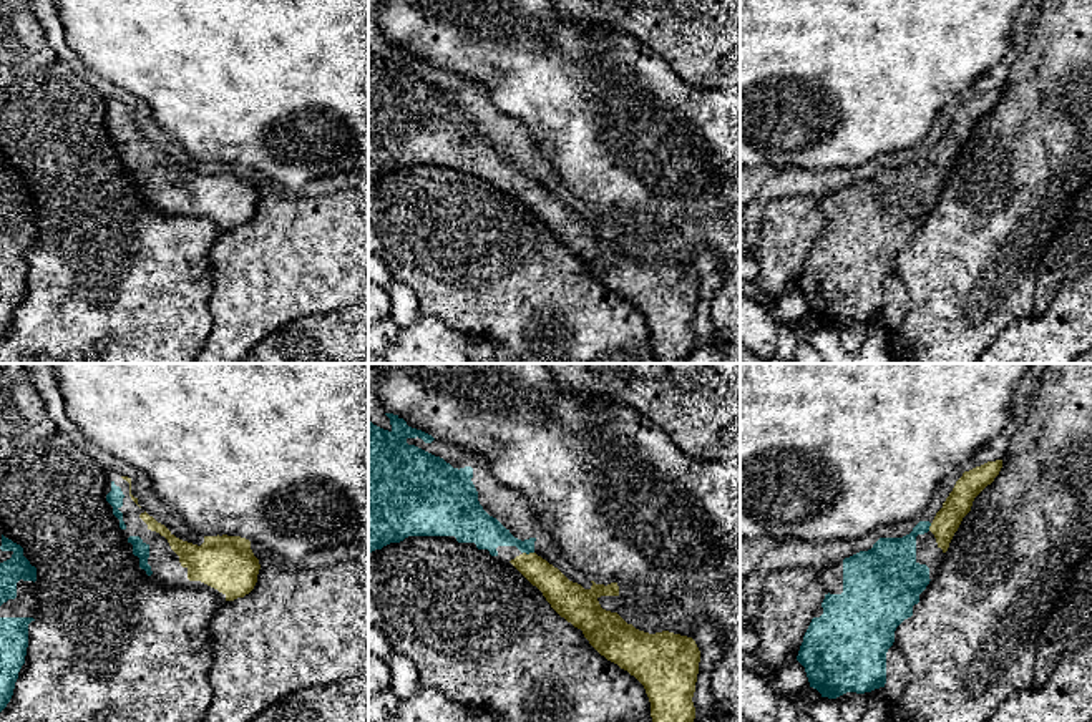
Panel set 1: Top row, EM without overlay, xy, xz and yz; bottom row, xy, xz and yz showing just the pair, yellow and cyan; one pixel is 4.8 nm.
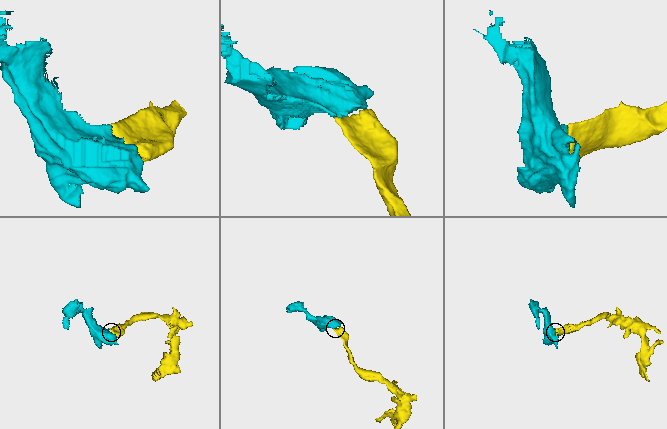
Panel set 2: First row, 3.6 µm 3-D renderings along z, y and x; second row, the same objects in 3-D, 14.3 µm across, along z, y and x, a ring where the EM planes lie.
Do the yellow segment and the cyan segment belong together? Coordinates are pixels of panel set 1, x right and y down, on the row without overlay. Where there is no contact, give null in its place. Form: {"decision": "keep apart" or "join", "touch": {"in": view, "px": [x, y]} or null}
{"decision": "join", "touch": {"in": "xz", "px": [530, 181]}}

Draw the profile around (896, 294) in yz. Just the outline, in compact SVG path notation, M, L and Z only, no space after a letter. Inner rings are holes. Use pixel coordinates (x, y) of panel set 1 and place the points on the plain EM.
M891 274L886 281L886 312L885 312L885 329L896 330L903 325L909 310L909 294L904 282Z

